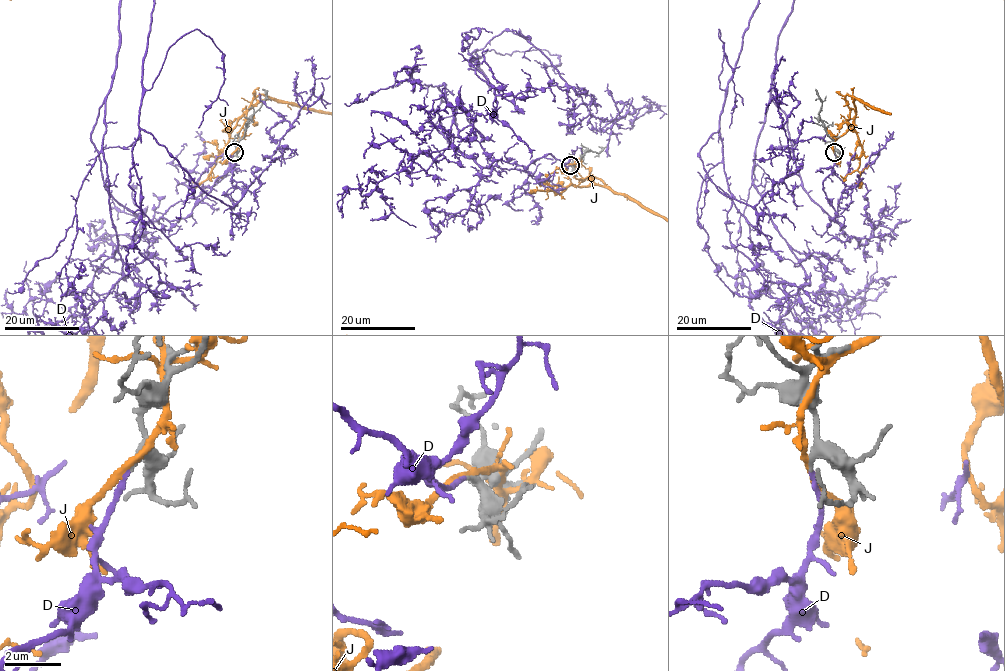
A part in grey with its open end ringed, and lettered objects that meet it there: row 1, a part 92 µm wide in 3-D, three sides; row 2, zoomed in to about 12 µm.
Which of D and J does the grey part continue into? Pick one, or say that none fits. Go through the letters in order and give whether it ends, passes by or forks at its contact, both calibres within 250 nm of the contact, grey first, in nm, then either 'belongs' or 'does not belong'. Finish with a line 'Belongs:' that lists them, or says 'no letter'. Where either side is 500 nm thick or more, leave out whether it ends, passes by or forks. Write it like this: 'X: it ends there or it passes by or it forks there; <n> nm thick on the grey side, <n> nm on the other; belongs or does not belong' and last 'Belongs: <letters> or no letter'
D: it ends there; 240 nm thick on the grey side, 130 nm on the other; belongs
J: it passes by; 280 nm thick on the grey side, 200 nm on the other; does not belong
Belongs: D

